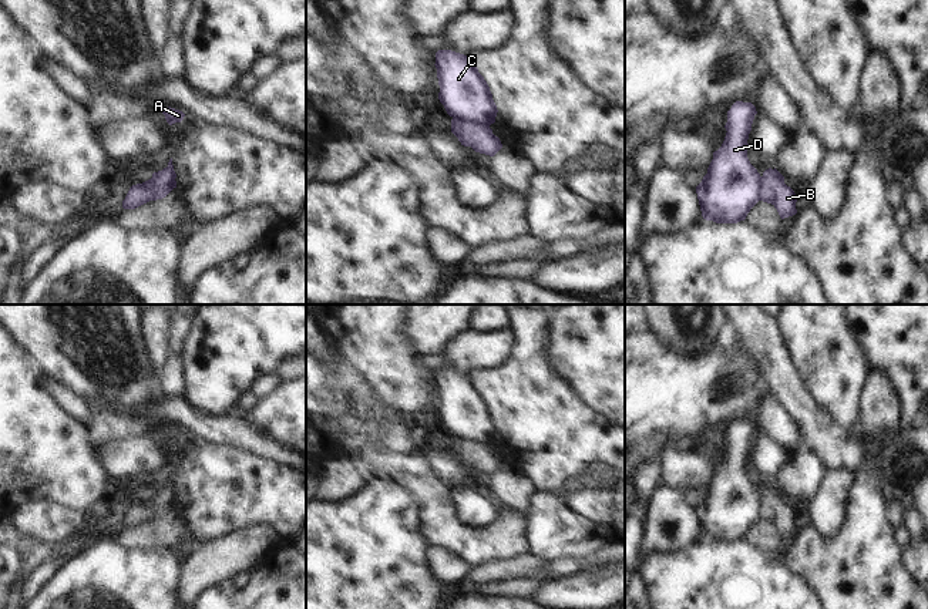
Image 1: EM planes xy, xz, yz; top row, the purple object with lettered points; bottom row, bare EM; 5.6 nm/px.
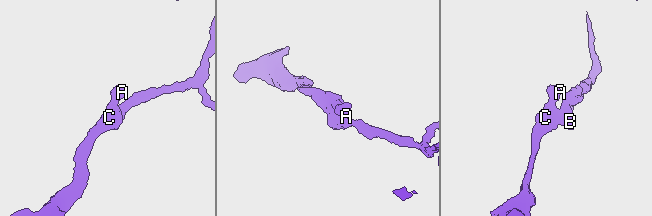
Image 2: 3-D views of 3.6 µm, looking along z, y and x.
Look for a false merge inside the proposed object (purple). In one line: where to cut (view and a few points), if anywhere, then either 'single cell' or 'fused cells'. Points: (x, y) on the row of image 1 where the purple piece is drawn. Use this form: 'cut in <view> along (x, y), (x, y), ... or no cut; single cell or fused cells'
cut in xz along (453, 117), (481, 121), (488, 125); fused cells

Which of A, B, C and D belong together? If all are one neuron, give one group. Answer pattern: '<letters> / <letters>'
A C D / B

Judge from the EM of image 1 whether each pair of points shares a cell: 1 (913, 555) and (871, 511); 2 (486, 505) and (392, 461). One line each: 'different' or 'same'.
1: different
2: different

